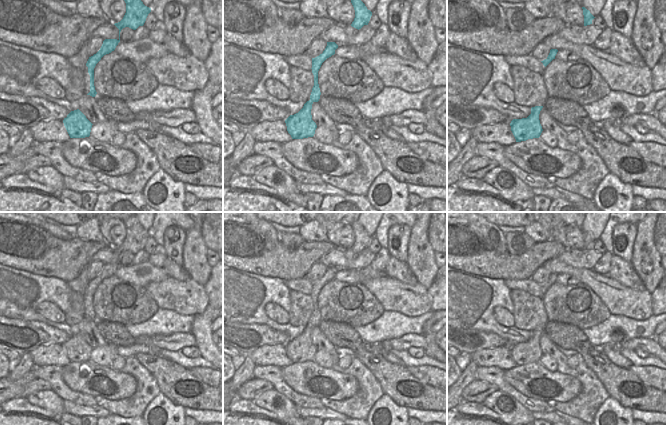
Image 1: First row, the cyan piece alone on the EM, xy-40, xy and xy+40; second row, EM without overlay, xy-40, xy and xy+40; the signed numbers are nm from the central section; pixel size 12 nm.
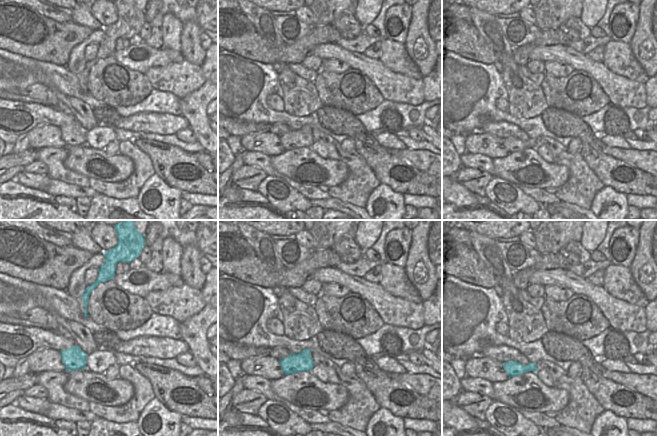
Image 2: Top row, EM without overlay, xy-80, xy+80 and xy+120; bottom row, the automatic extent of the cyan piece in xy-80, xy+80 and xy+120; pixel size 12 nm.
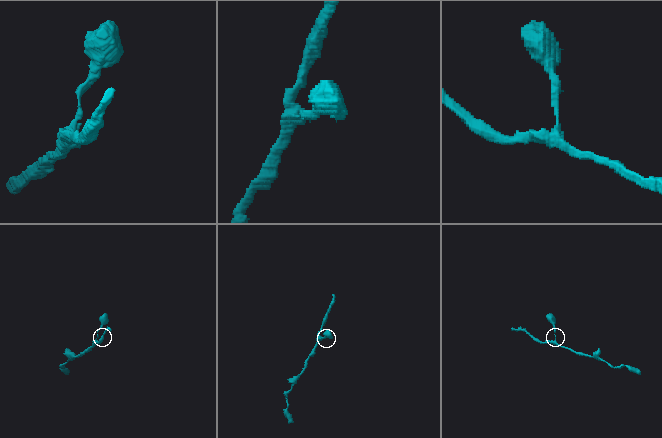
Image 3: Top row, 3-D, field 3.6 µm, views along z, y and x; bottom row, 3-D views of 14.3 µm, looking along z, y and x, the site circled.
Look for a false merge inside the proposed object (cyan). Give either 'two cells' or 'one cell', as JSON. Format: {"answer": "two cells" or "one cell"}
{"answer": "one cell"}

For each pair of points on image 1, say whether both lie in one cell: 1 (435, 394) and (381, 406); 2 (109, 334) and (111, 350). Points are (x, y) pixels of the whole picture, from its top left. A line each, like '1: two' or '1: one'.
1: two
2: two

